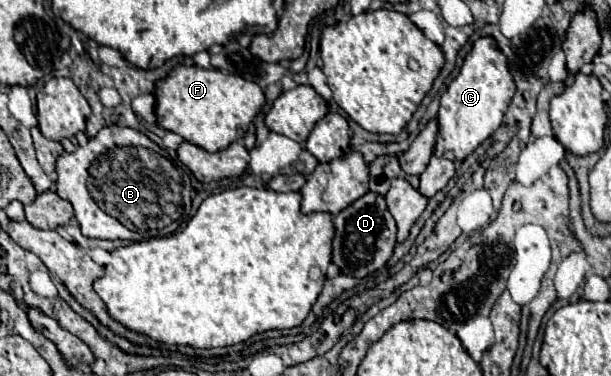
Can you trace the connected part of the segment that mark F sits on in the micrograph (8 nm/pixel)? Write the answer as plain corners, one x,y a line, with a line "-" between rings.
179,64
171,74
155,84
155,116
157,124
183,136
207,152
227,148
231,142
241,140
247,126
261,110
265,94
261,88
237,74
225,74
215,68
199,68

